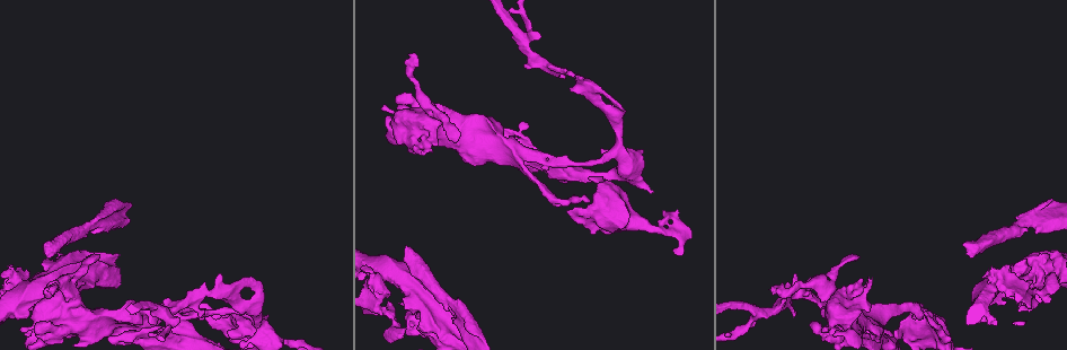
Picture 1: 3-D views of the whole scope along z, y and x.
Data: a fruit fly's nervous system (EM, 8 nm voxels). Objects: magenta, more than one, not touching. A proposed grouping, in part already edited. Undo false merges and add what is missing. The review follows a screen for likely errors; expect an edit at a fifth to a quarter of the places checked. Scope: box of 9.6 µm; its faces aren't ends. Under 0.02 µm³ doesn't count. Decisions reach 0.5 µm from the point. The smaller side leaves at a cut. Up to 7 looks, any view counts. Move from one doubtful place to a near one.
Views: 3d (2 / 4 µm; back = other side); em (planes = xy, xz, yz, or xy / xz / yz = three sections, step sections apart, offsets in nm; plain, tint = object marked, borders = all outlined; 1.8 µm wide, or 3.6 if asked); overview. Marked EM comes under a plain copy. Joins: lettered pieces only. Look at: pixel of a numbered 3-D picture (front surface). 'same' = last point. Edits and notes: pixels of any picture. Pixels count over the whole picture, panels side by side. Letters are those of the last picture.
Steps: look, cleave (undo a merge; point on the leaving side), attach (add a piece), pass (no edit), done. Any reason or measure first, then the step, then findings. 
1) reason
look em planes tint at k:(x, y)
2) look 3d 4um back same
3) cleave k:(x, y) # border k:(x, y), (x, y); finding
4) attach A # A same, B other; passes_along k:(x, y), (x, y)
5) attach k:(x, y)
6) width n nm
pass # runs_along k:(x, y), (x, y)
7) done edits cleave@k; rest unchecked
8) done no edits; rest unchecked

look em xy step 4 tint at 1:(867, 283)

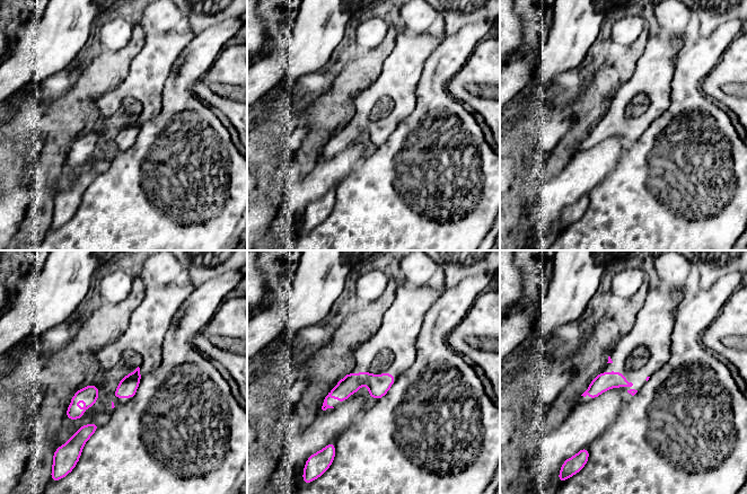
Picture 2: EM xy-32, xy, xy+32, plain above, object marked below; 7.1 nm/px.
look em xy step 4 borders same

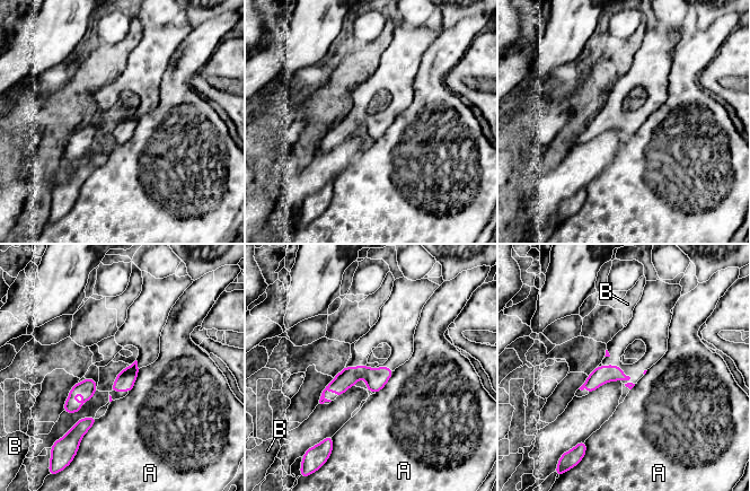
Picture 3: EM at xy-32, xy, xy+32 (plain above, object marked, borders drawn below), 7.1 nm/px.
pass # A other, B other; all the same neuron

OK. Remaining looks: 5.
thick end
look 3d 2um at 1:(964, 242)

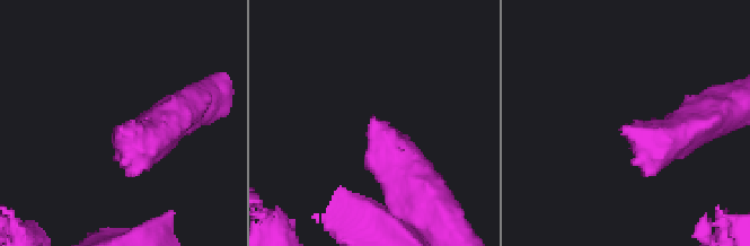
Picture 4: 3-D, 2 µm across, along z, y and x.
look em 3.6um xy step 8 borders at 4:(116, 125)

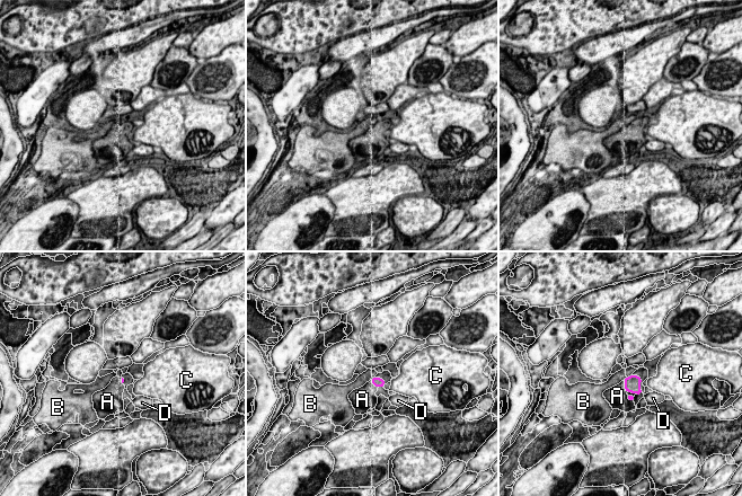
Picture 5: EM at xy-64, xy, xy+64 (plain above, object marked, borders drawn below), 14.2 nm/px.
look em 3.6um planes borders same

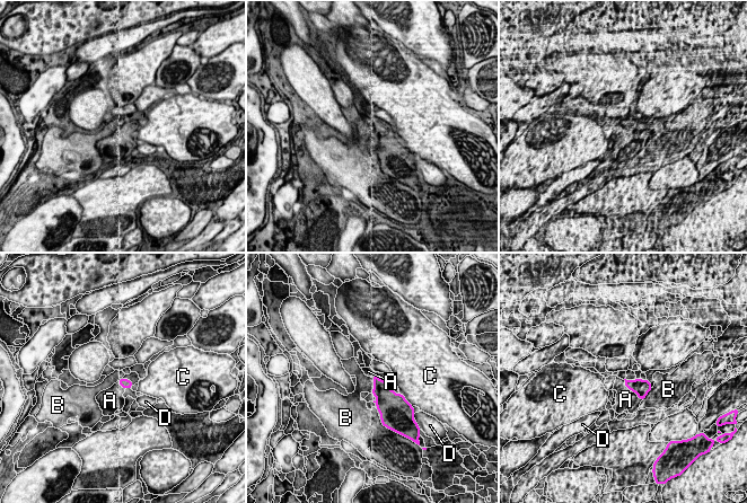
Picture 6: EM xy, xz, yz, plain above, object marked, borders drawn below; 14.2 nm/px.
attach A # A same, B other, C other, D other; it goes on there

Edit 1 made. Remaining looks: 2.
see it whole again
look overview

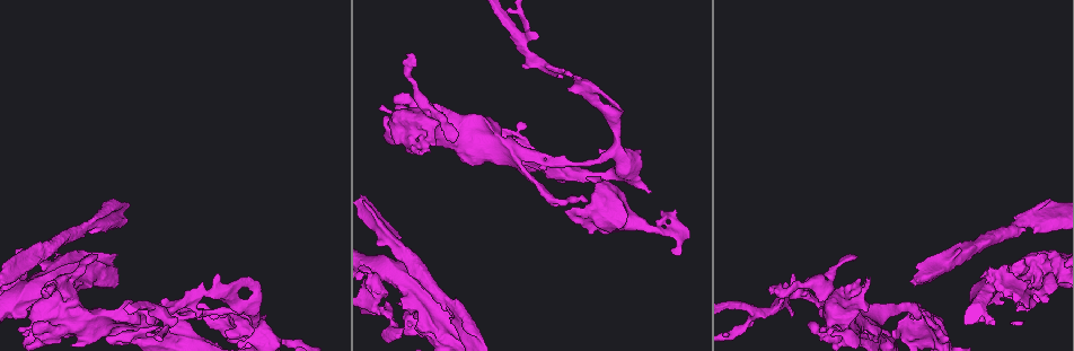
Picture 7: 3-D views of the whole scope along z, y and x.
free end
look em planes borders at 7:(108, 200)

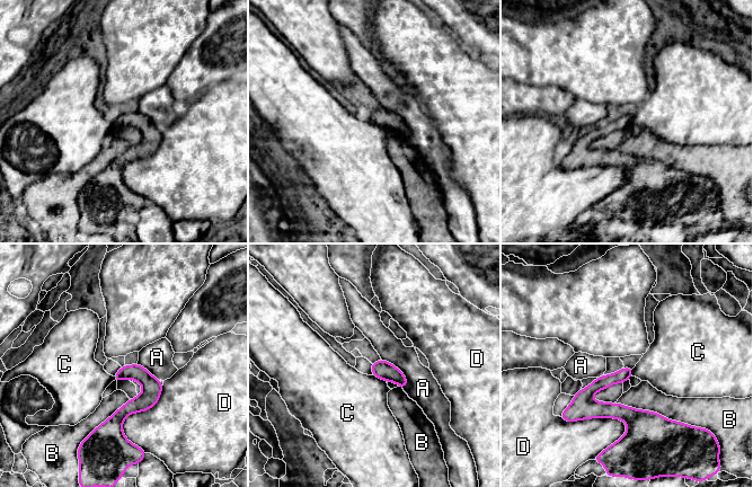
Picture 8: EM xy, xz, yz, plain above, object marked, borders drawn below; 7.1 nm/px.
longest_contact B 500 nm
pass # A other, B other, C other, D other; no lettered piece goes on from it

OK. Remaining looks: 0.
done edits attach@6; rest unchecked

